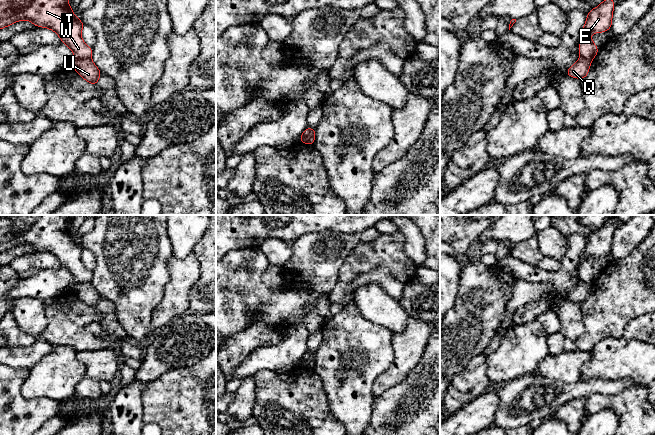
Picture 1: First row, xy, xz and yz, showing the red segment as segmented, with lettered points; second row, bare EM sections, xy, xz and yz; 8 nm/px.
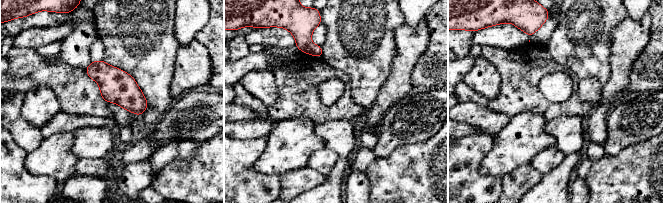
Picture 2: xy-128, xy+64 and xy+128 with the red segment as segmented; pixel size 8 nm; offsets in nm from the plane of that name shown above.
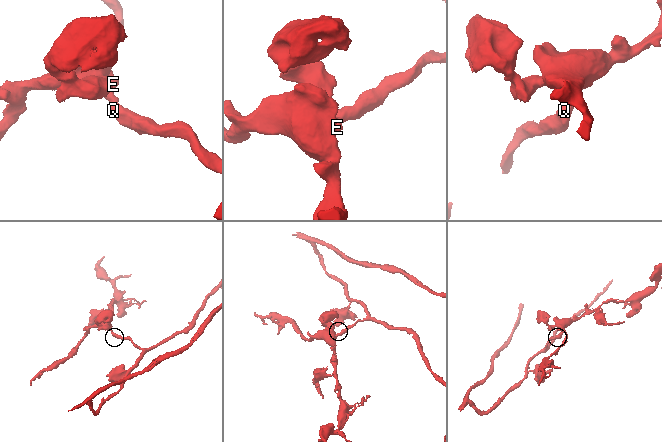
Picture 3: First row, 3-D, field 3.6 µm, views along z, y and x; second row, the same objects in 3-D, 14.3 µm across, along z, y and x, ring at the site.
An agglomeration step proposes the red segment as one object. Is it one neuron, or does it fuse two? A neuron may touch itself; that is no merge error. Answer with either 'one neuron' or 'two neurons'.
two neurons

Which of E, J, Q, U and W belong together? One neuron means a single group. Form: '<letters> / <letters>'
E J W / Q U

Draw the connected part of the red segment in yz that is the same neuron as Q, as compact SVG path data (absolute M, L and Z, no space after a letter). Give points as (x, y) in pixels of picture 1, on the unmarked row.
M581 281L573 290L571 290L565 296L569 301L579 302L583 304L588 299L590 289L590 284Z

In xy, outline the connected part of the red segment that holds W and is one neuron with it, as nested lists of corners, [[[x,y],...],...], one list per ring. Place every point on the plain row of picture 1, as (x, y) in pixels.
[[[0,215],[0,253],[17,245],[30,244],[36,251],[45,251],[55,255],[61,265],[65,267],[75,278],[76,283],[90,282],[92,271],[87,270],[82,262],[81,255],[85,250],[82,244],[78,244],[69,231],[68,221],[72,215]]]

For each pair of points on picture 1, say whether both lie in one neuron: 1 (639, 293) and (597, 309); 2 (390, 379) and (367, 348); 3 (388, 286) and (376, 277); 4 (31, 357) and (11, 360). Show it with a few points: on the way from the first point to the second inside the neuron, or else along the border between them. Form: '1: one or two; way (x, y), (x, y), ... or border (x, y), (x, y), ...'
1: one; way (629, 293), (621, 293), (607, 307)
2: two; border (393, 349), (391, 364), (377, 377), (371, 391)
3: one; way (385, 283), (379, 277)
4: one; way (26, 357), (16, 357)

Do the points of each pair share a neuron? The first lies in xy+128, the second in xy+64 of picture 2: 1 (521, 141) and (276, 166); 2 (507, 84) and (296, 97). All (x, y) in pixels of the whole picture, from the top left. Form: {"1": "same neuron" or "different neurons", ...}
{"1": "same neuron", "2": "same neuron"}

